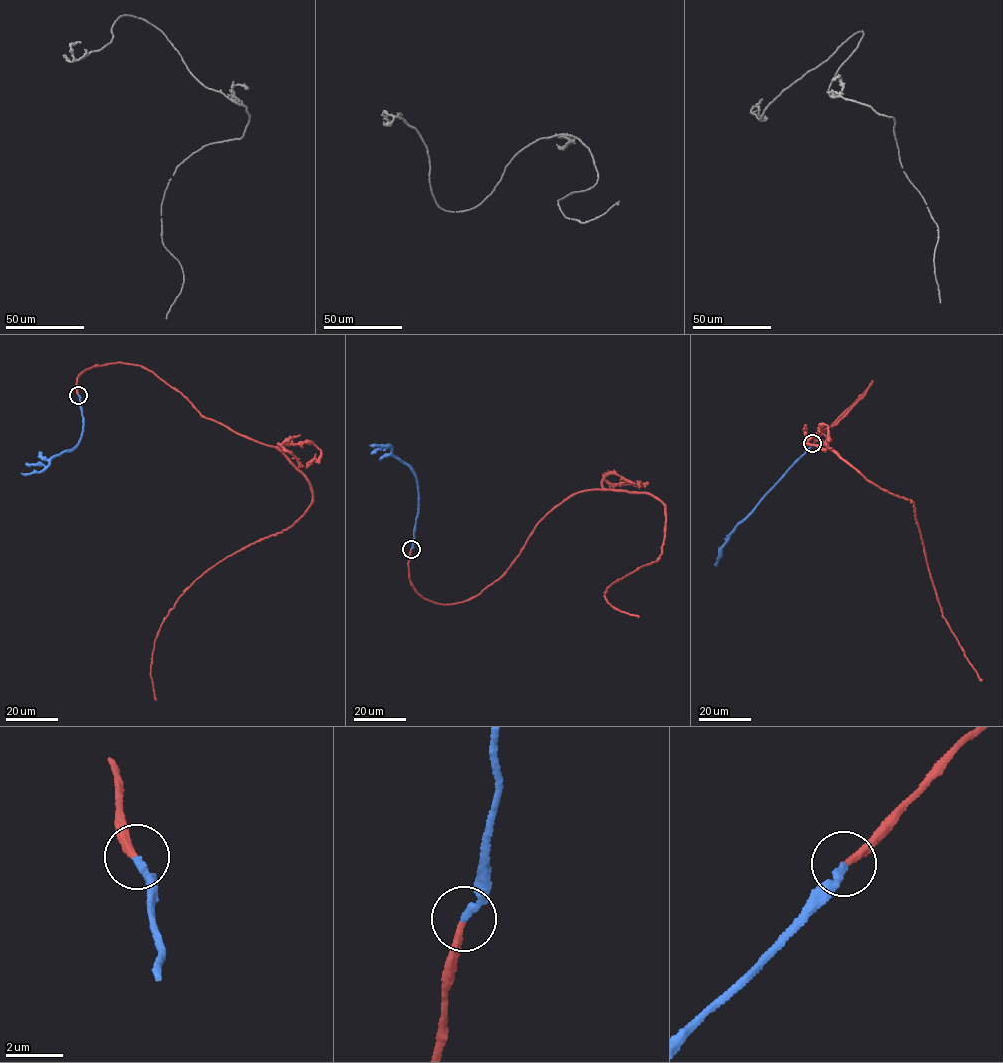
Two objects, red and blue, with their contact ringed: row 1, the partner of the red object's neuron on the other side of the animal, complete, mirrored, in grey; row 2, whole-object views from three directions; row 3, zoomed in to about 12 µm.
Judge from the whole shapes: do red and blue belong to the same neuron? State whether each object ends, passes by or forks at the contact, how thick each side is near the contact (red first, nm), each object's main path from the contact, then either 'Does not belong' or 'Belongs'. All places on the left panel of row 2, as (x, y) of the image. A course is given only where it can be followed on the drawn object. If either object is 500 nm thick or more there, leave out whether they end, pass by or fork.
At the ring red ends. At the ring blue ends. Thickness 240 nm (red) against 240 nm. Course of red: (78, 394), (86, 369), (145, 367), (278, 447), (310, 486), (293, 524), (178, 598), (155, 641), (156, 700). Course of blue: (78, 394), (84, 425), (77, 444), (55, 455), (39, 472), (21, 473). Belongs

